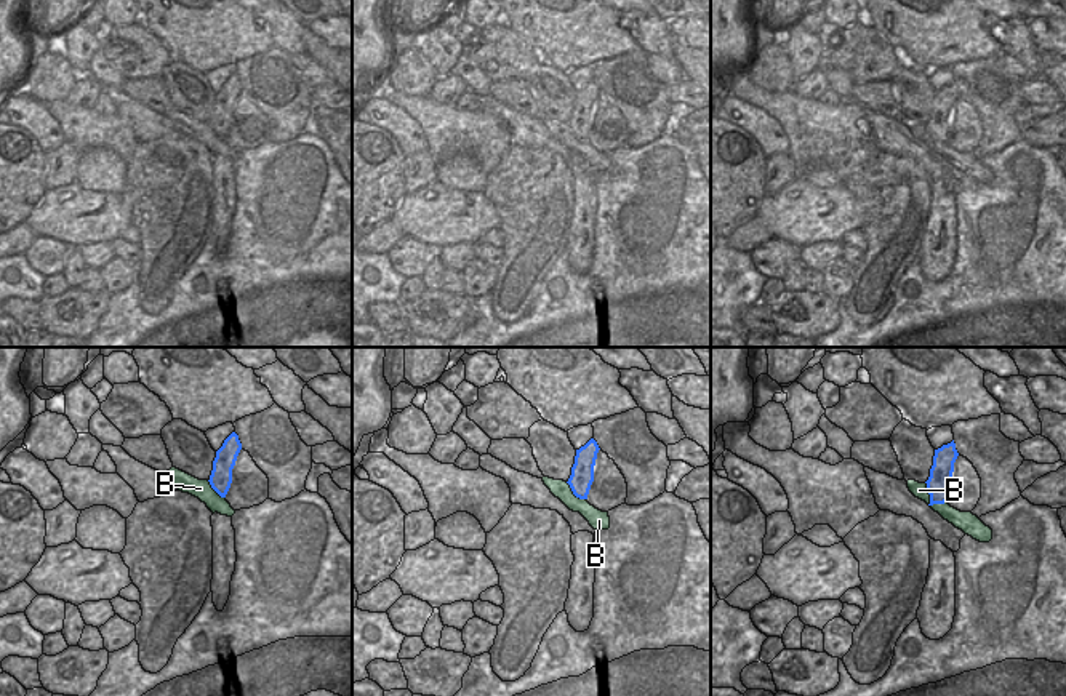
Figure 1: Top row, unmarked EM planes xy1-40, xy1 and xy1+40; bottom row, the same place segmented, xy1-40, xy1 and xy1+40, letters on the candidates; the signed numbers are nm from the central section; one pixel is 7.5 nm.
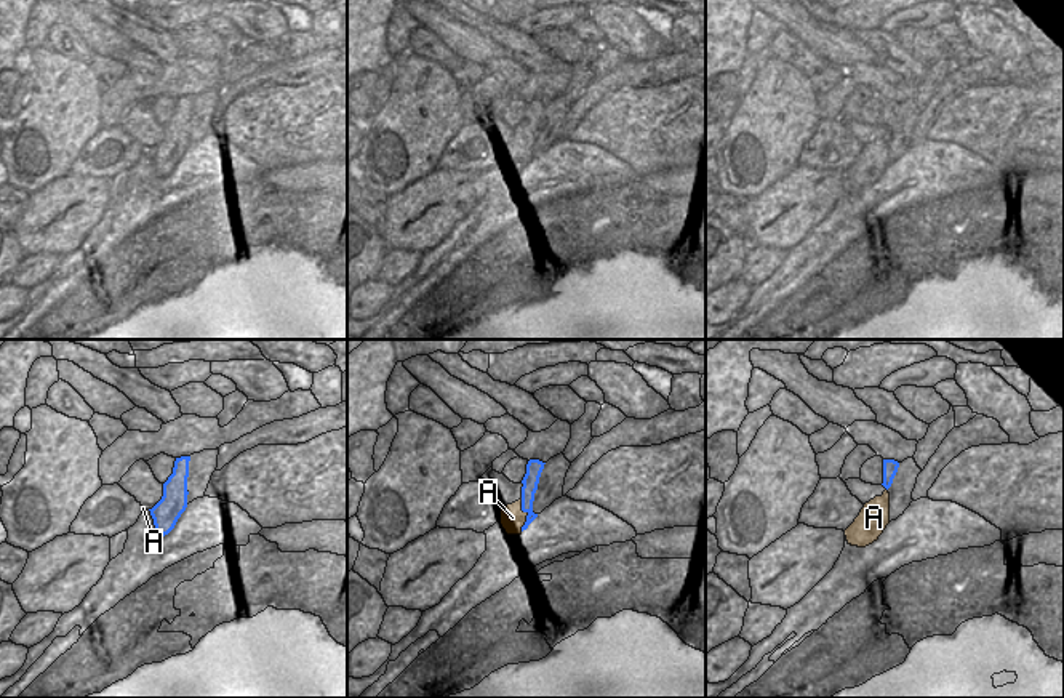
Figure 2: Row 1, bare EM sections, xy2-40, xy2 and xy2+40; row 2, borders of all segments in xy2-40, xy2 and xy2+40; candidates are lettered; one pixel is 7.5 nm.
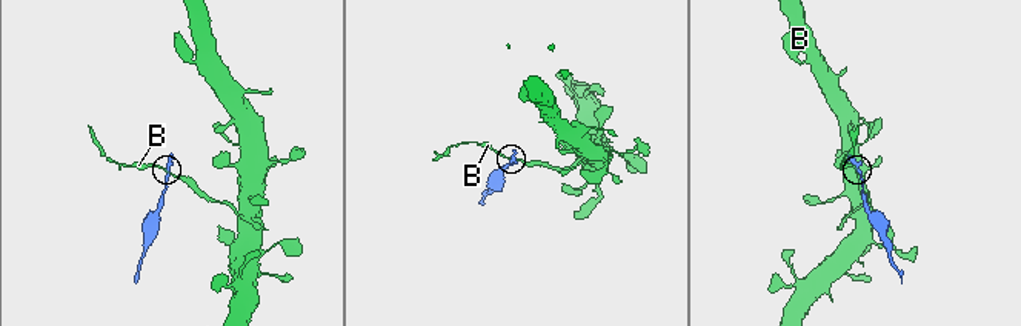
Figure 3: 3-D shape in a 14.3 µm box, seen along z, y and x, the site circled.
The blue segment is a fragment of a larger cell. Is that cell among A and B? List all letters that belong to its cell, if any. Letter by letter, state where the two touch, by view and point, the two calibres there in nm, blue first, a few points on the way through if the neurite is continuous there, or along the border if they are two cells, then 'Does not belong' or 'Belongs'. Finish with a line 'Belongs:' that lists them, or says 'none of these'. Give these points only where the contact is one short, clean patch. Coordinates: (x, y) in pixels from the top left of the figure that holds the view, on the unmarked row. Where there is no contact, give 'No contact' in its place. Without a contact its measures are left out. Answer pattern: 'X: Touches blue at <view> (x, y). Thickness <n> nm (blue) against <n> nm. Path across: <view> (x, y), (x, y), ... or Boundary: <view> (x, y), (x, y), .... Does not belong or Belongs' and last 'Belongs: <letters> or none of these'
A: Touches blue at xy2 (528, 156). Thickness 120 nm (blue) against 190 nm. Path across: xy2 (530, 124), (528, 156), (512, 159). Belongs
B: Touches blue at xy1+40 (930, 143). Thickness 170 nm (blue) against 120 nm. Boundary: xy1+40 (925, 124), (929, 143), (932, 146), (946, 144). Does not belong
Belongs: A.

